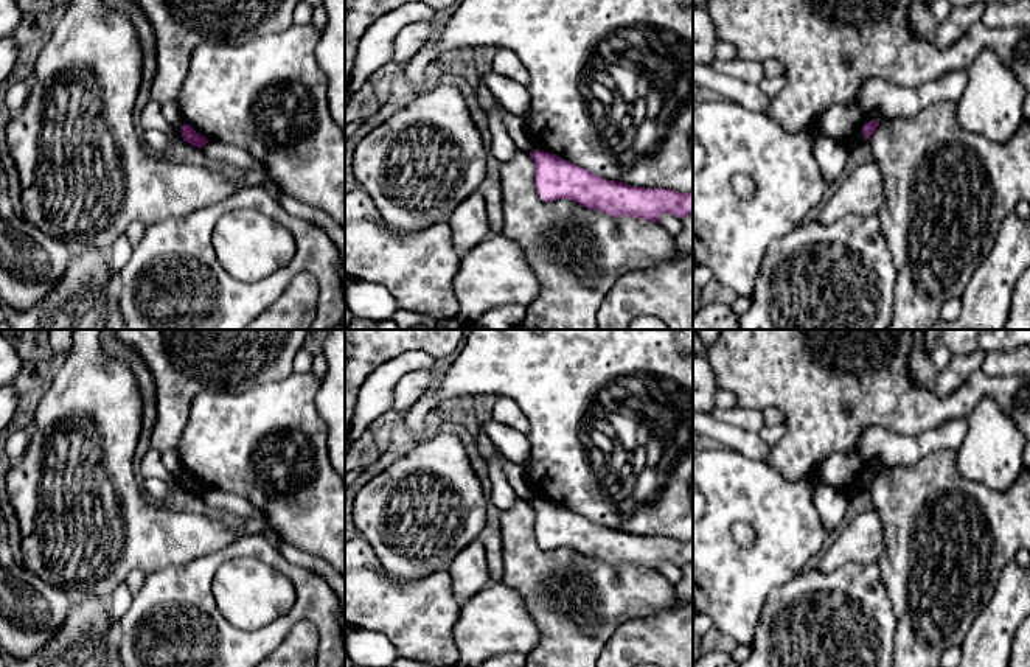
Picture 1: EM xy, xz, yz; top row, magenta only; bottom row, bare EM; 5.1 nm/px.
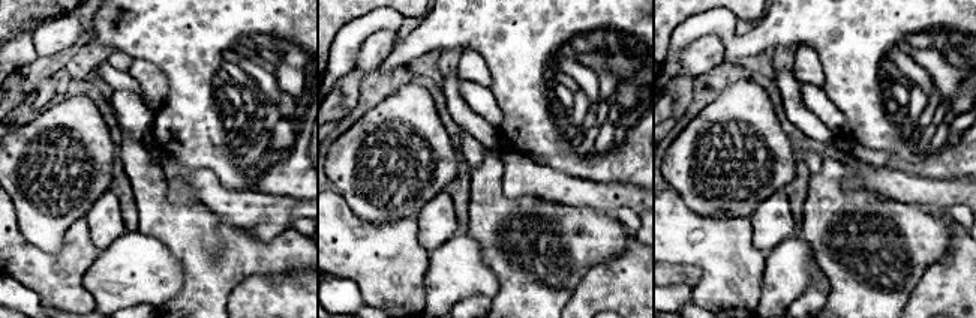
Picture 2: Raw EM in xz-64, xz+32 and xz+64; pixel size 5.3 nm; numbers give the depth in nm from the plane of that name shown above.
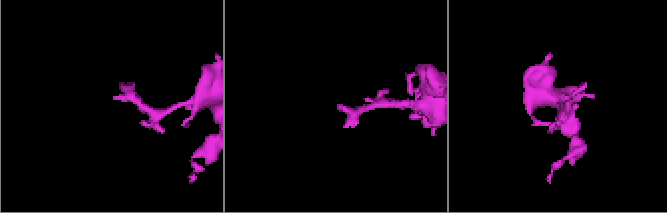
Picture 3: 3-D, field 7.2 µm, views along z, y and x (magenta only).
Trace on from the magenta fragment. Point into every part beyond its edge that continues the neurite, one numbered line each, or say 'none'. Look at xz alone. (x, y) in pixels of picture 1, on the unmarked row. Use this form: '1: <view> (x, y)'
1: xz (516, 474)

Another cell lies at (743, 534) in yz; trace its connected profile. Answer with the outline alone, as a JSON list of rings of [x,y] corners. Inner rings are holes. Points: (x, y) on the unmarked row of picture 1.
[[[735,522],[732,526],[732,535],[733,535],[735,543],[741,547],[749,547],[755,541],[753,529],[744,522]]]

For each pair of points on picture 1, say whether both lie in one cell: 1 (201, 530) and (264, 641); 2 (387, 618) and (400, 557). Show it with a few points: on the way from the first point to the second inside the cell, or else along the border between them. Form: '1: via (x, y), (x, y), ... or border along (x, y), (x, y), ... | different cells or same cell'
1: border along (243, 532), (226, 546), (179, 565) | different cells
2: border along (373, 551), (395, 580), (418, 580), (431, 574) | different cells

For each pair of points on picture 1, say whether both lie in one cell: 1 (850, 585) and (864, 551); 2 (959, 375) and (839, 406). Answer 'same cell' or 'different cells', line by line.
1: different cells
2: different cells

